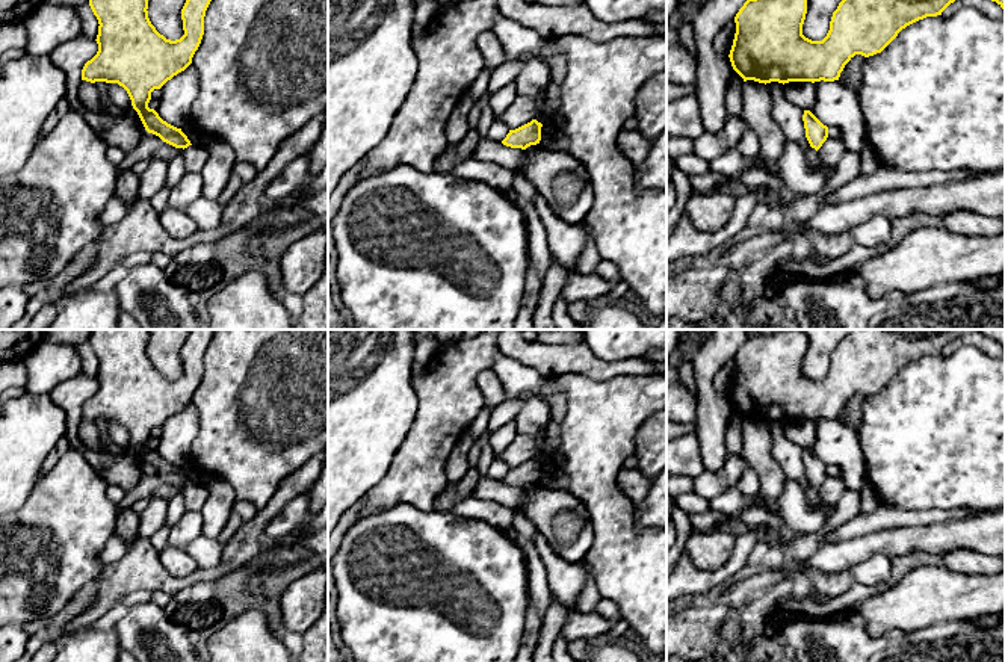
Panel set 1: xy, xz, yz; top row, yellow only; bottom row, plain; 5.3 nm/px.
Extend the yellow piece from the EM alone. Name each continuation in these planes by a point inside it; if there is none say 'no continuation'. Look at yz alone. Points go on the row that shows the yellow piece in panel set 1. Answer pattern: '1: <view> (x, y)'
no continuation

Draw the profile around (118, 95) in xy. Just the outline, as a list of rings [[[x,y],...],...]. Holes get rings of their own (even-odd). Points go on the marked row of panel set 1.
[[[107,83],[109,101],[121,110],[127,110],[131,106],[131,100],[127,91],[118,83]]]

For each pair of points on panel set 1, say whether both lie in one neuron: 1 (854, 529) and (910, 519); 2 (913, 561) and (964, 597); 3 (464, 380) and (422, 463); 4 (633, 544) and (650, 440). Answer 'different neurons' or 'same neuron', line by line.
1: same neuron
2: different neurons
3: same neuron
4: different neurons

